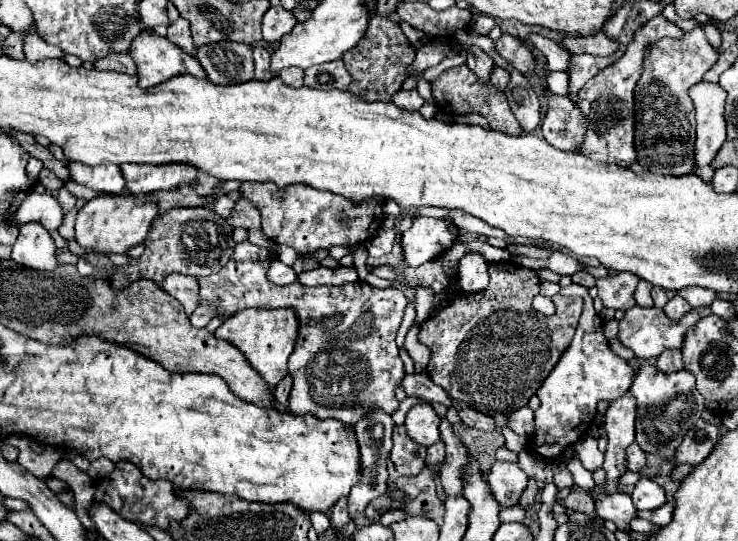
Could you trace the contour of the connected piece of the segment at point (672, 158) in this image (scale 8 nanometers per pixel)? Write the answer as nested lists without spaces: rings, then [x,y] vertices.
[[[703,26],[683,34],[683,38],[663,38],[649,44],[643,54],[643,76],[635,86],[635,148],[639,164],[651,172],[667,176],[685,176],[693,172],[693,142],[695,142],[695,108],[689,98],[689,88],[703,80],[703,74],[717,62],[719,54],[709,44]]]

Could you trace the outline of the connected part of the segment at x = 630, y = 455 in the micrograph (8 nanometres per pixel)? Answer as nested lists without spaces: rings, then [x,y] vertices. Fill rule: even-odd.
[[[633,442],[627,448],[627,470],[631,472],[641,472],[641,468],[645,466],[645,452],[639,448],[637,442]]]

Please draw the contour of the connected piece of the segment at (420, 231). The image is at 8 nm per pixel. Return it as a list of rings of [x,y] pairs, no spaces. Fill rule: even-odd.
[[[417,216],[413,226],[401,234],[403,262],[417,268],[453,246],[453,234],[443,220]]]

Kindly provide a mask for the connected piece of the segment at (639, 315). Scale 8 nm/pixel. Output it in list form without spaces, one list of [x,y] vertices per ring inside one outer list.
[[[633,306],[631,310],[625,312],[625,316],[619,320],[619,340],[631,348],[635,352],[637,358],[649,360],[649,358],[657,358],[657,354],[661,354],[661,350],[665,348],[681,348],[681,342],[685,338],[685,330],[689,326],[693,326],[699,320],[699,314],[695,310],[691,310],[689,314],[685,314],[683,320],[675,322],[671,320],[661,308],[641,308],[641,306]]]

